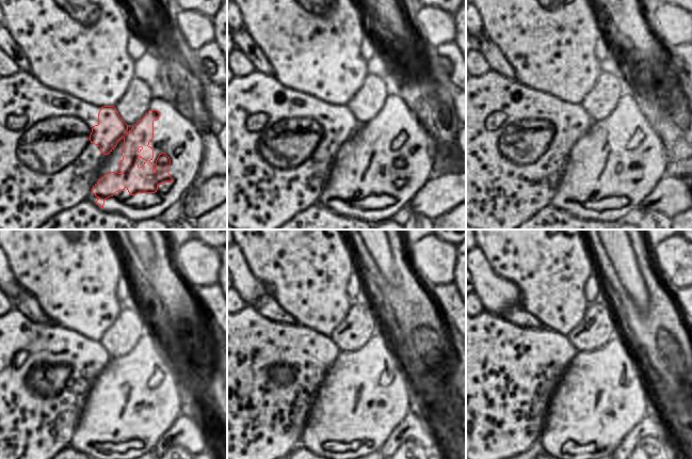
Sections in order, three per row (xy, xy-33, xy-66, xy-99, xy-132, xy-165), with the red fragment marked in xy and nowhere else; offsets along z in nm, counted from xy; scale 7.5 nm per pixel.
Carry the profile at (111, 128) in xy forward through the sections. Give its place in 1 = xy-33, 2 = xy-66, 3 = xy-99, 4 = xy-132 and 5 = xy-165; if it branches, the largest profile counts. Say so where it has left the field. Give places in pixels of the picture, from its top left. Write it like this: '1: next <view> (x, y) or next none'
1: next xy-33 (356, 173)
2: next xy-66 (606, 167)
3: next xy-99 (108, 422)
4: next xy-132 (342, 425)
5: next xy-165 (578, 427)

